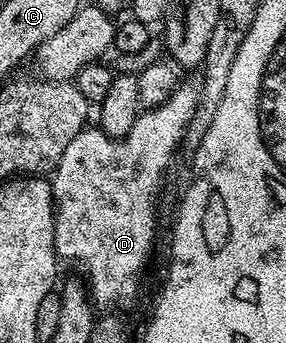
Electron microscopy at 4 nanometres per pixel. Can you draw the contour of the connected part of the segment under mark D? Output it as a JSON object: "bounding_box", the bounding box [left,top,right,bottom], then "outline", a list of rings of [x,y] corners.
{"bounding_box":[51,83,201,310],"outline":[[[182,83],[173,89],[167,102],[145,108],[135,118],[135,126],[120,138],[108,136],[97,126],[82,128],[63,150],[57,167],[51,173],[53,185],[53,233],[55,250],[62,261],[74,260],[81,267],[80,275],[98,309],[113,310],[132,302],[141,288],[141,275],[149,264],[153,243],[157,240],[157,195],[165,180],[165,171],[173,164],[177,147],[182,147],[185,131],[201,100],[196,87]]]}

